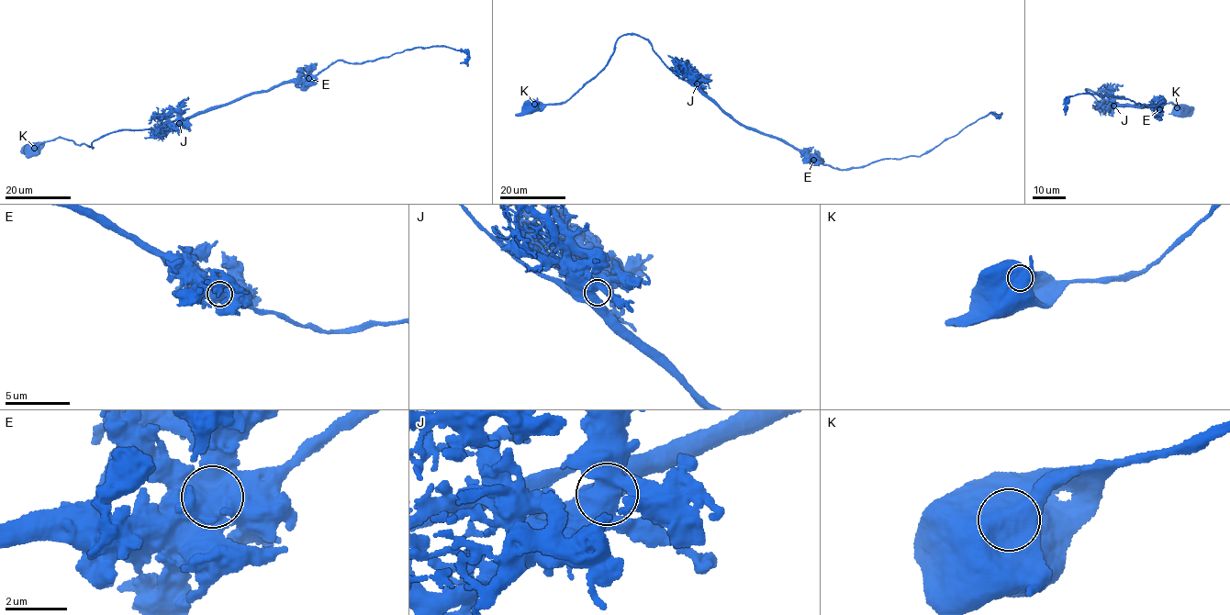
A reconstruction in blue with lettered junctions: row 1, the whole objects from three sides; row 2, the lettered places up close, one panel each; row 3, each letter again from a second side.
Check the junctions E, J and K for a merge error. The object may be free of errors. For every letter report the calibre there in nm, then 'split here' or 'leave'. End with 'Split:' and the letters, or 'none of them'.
E: calibre 1200 nm; leave
J: calibre 600 nm; leave
K: calibre 900 nm; leave
Split: none of them

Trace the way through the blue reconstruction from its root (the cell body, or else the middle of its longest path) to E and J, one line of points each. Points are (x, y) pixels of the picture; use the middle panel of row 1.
E: (530, 106), (565, 102), (603, 68), (616, 40), (632, 34), (739, 122), (813, 160)
J: (530, 106), (565, 102), (603, 68), (616, 40), (630, 34), (643, 38), (677, 76), (697, 83)

